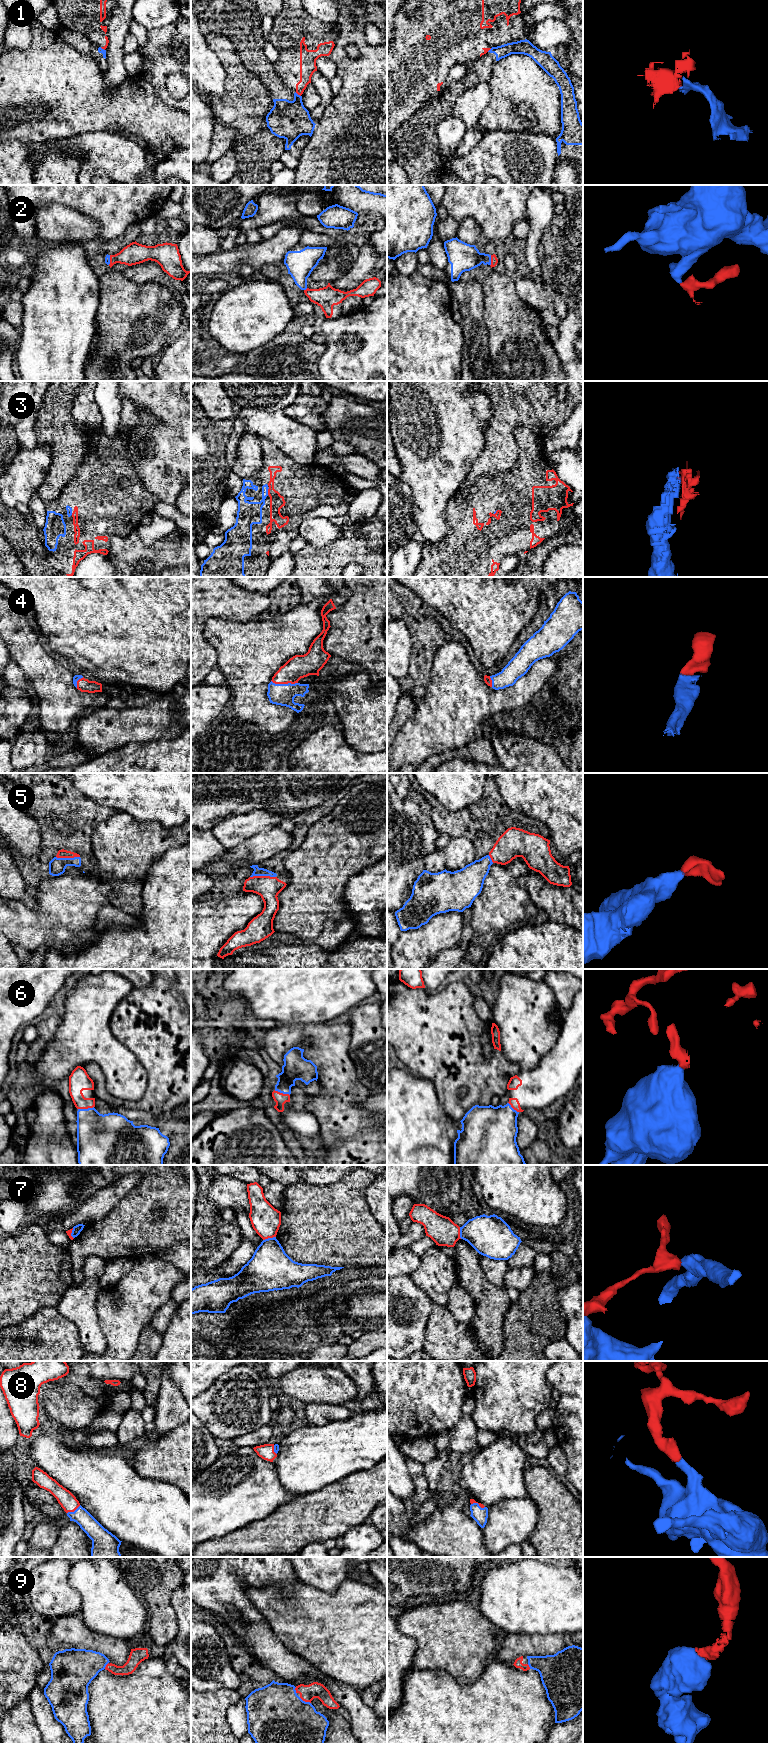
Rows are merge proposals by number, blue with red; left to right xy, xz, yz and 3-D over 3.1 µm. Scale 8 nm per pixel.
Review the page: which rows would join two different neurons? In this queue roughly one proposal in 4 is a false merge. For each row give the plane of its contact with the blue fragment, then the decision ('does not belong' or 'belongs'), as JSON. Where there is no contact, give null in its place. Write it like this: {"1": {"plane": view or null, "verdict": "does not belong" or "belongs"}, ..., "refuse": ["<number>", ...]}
{"1": {"plane": "xz", "verdict": "does not belong"}, "2": {"plane": "yz", "verdict": "belongs"}, "3": {"plane": "xz", "verdict": "belongs"}, "4": {"plane": "xz", "verdict": "belongs"}, "5": {"plane": "xz", "verdict": "belongs"}, "6": {"plane": "xy", "verdict": "belongs"}, "7": {"plane": "xz", "verdict": "does not belong"}, "8": {"plane": "xy", "verdict": "belongs"}, "9": {"plane": "xz", "verdict": "belongs"}, "refuse": ["1", "7"]}

